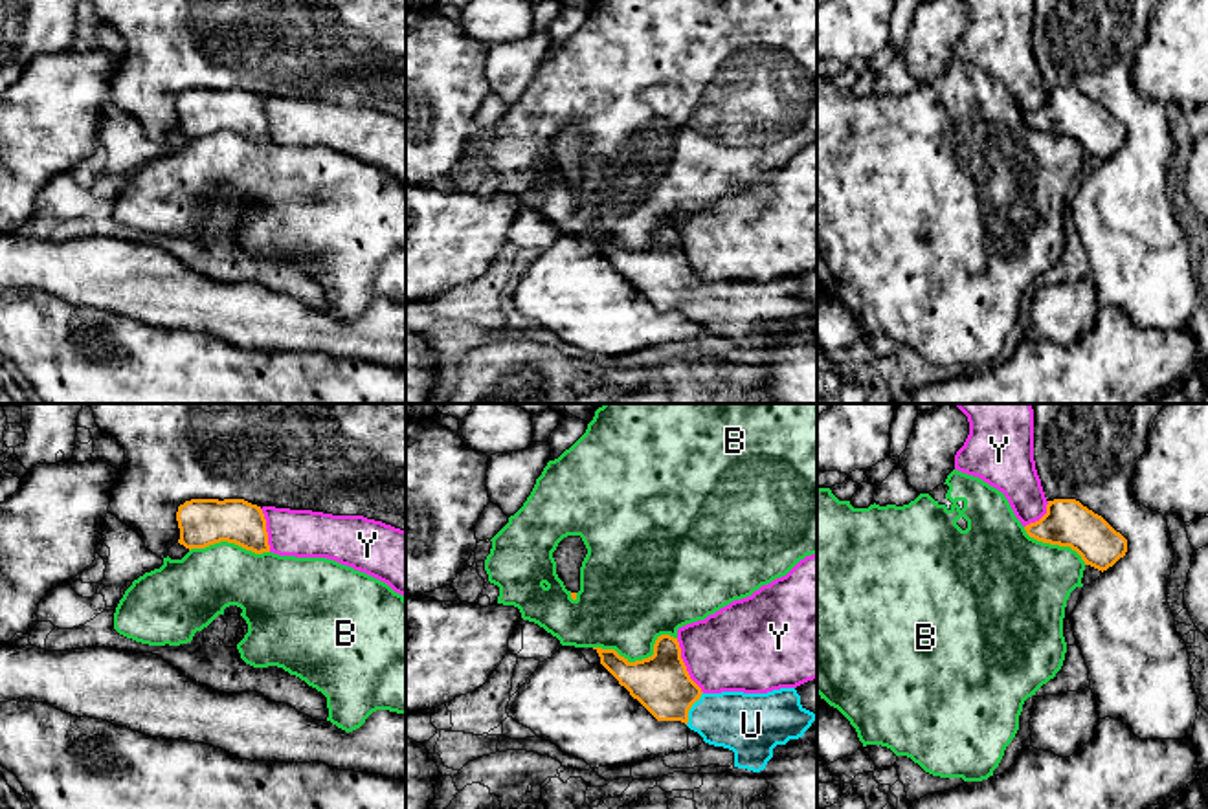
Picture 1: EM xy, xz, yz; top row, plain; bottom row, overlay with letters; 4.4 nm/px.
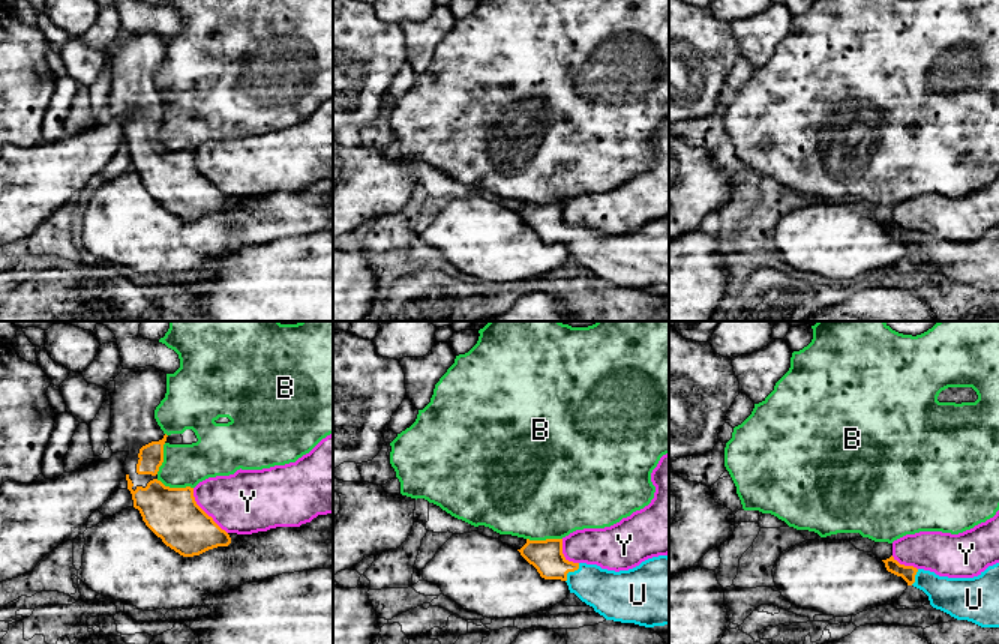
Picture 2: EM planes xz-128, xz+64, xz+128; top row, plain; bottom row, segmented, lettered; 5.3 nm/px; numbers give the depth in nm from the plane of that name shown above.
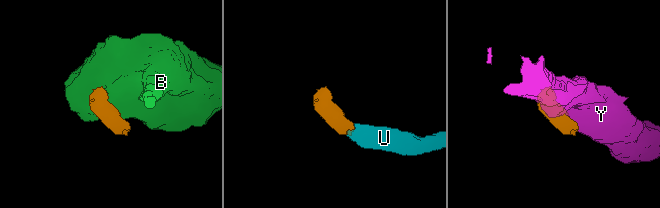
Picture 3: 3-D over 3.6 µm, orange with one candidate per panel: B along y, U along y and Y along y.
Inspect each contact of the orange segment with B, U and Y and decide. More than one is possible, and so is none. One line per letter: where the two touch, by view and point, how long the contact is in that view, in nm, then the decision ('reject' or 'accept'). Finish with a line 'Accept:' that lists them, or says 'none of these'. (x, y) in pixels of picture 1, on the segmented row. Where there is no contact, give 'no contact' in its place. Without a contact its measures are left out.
B: xz (639, 661) | 380 nm | reject
U: xz (691, 707) | 160 nm | accept
Y: xz (685, 666) | 260 nm | reject
Accept: U

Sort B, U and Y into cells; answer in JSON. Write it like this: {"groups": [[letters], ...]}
{"groups": [["B"], ["U"], ["Y"]]}

